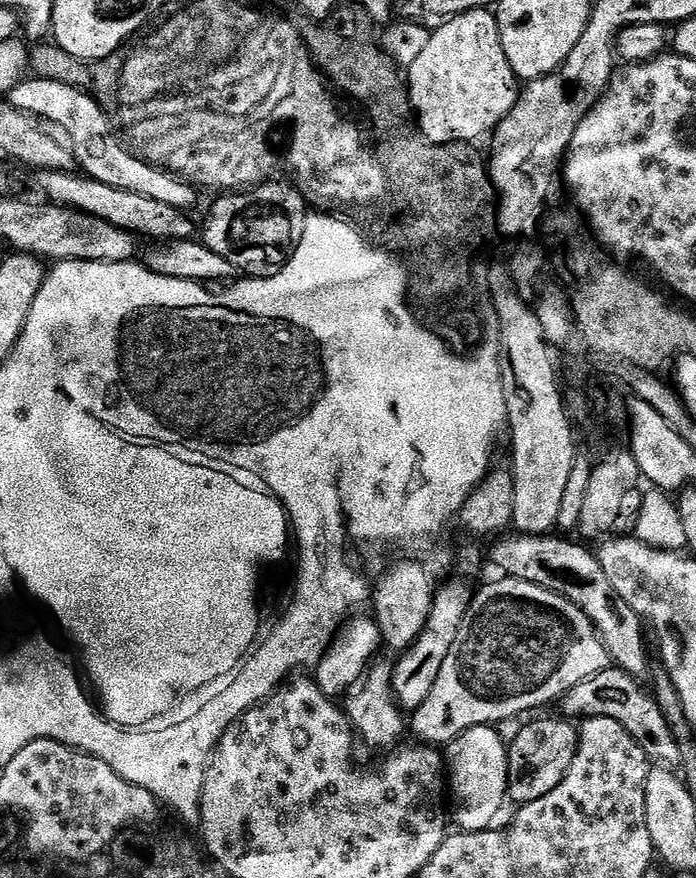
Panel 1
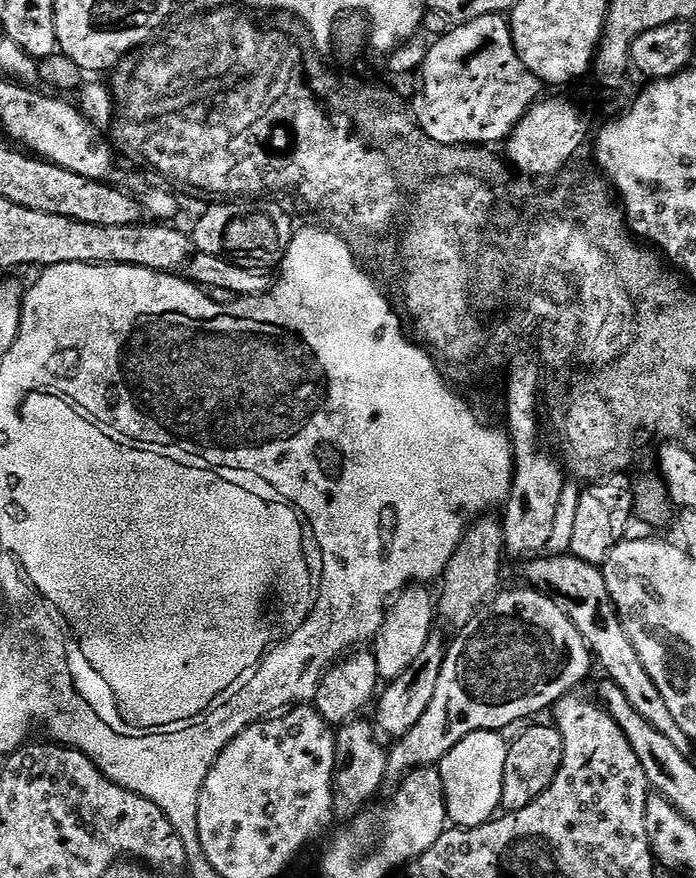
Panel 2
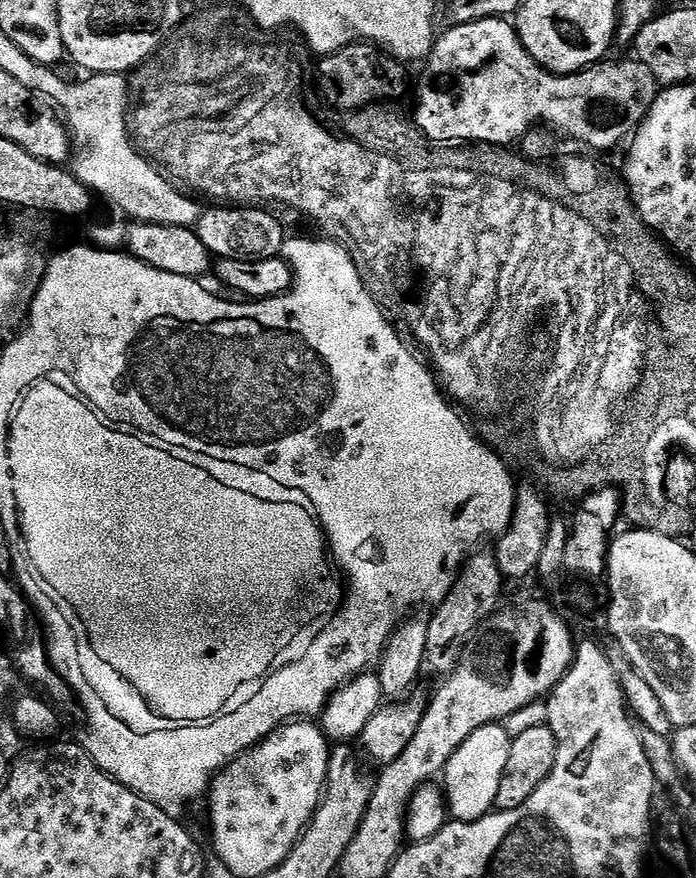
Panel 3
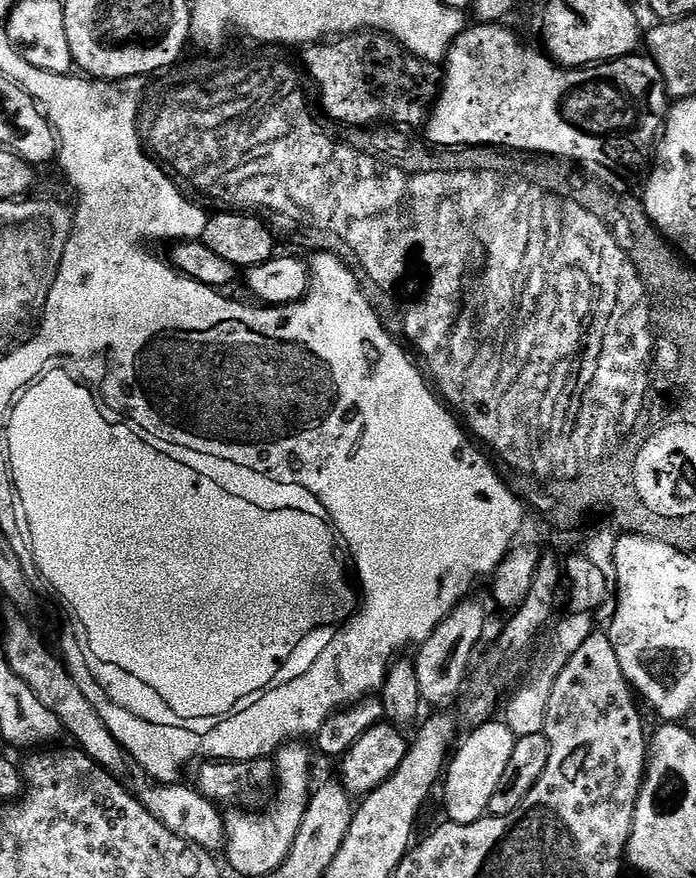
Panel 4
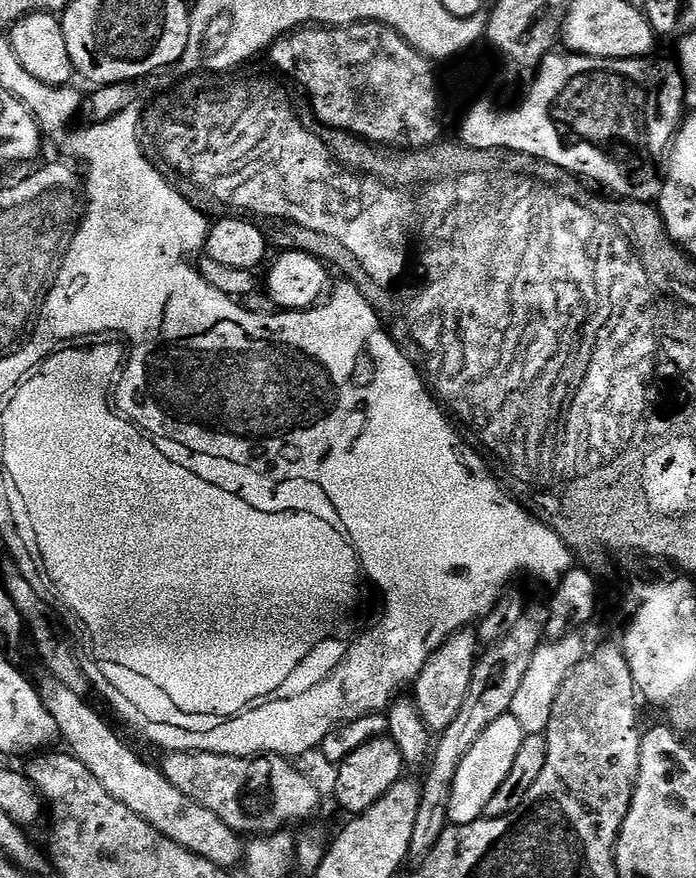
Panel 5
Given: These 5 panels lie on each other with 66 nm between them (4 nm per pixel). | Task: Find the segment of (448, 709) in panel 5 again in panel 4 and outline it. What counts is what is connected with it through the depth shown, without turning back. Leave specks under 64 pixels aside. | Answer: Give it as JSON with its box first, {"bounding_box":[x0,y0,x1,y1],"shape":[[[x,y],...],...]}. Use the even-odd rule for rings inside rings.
{"bounding_box":[414,599,488,705],"shape":[[[472,599],[461,600],[458,607],[436,627],[434,634],[430,634],[428,641],[419,645],[417,652],[420,653],[414,656],[418,690],[425,705],[448,704],[452,699],[455,701],[469,683],[470,669],[474,664],[472,655],[484,636],[484,619],[488,616],[487,606],[480,600]]]}

